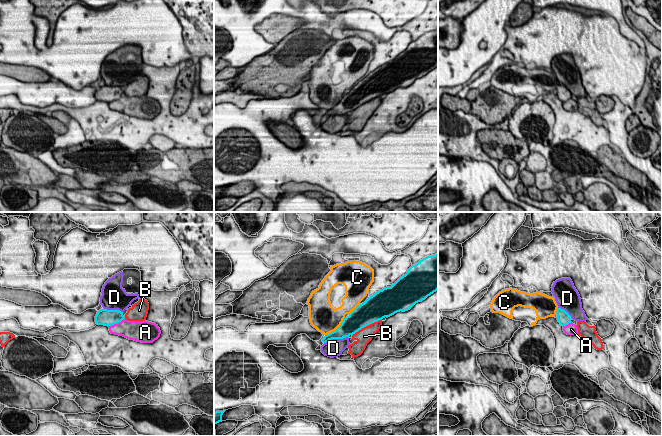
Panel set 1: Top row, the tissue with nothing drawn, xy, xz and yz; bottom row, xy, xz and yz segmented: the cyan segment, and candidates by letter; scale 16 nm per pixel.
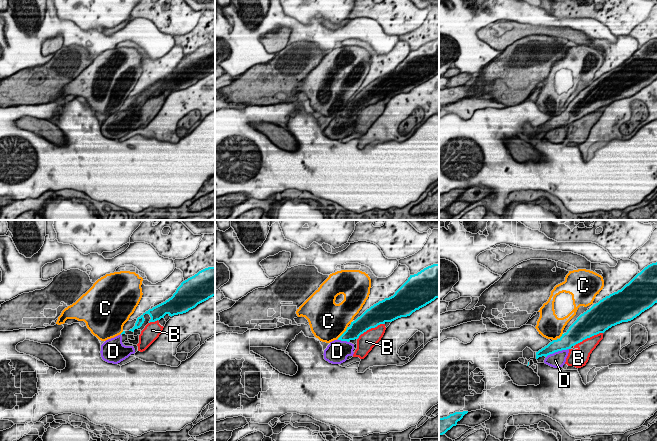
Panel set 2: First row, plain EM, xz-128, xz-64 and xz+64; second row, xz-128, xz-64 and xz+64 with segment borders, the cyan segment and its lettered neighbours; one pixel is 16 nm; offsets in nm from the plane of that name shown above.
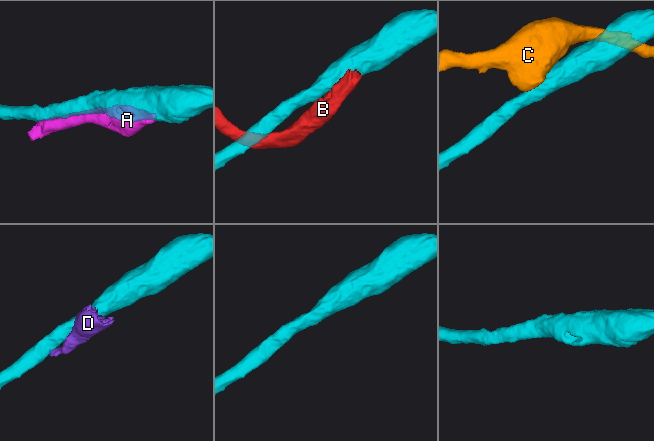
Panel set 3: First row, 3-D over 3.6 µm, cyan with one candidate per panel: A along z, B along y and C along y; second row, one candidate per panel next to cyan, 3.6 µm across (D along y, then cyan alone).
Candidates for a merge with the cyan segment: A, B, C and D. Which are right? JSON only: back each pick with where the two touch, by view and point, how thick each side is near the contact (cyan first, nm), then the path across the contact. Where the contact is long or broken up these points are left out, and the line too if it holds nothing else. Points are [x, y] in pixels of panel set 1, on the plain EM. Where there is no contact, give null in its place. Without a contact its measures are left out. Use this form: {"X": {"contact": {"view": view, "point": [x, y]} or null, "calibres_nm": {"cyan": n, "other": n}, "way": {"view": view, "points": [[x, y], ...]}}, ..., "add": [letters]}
{"add": []}

